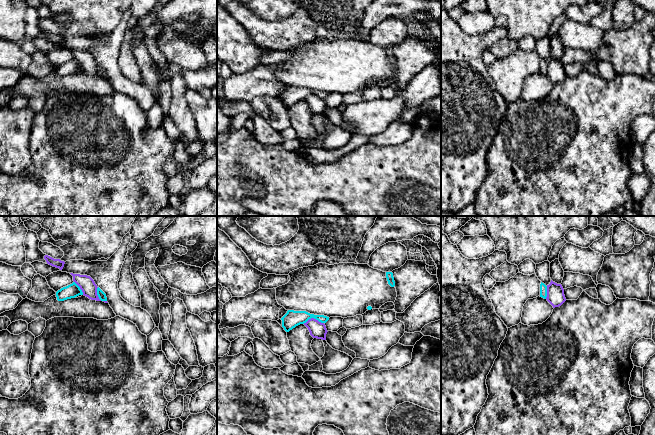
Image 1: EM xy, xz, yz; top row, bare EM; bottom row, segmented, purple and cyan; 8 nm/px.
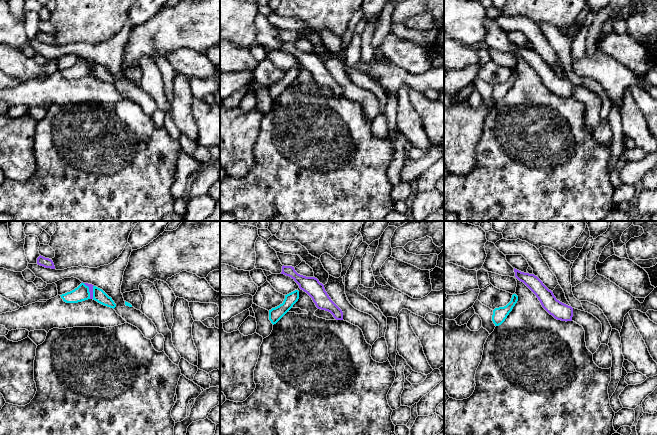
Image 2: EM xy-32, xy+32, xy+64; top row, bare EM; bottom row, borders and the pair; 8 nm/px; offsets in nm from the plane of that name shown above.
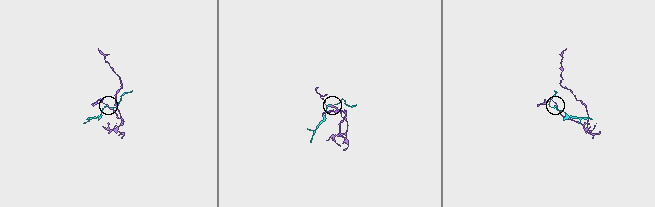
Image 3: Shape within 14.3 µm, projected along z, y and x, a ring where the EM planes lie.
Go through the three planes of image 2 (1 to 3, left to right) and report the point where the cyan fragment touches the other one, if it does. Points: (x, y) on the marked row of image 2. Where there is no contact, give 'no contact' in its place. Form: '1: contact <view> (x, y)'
1: contact xy-32 (89, 290)
2: no contact
3: no contact

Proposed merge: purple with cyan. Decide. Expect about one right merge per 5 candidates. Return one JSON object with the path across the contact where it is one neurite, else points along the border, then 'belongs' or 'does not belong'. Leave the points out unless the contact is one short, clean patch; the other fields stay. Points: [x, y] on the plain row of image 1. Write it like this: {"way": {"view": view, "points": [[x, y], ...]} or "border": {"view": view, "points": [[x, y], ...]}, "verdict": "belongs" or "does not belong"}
{"border": {"view": "xz", "points": [[323, 98], [309, 94], [303, 99]]}, "verdict": "does not belong"}

